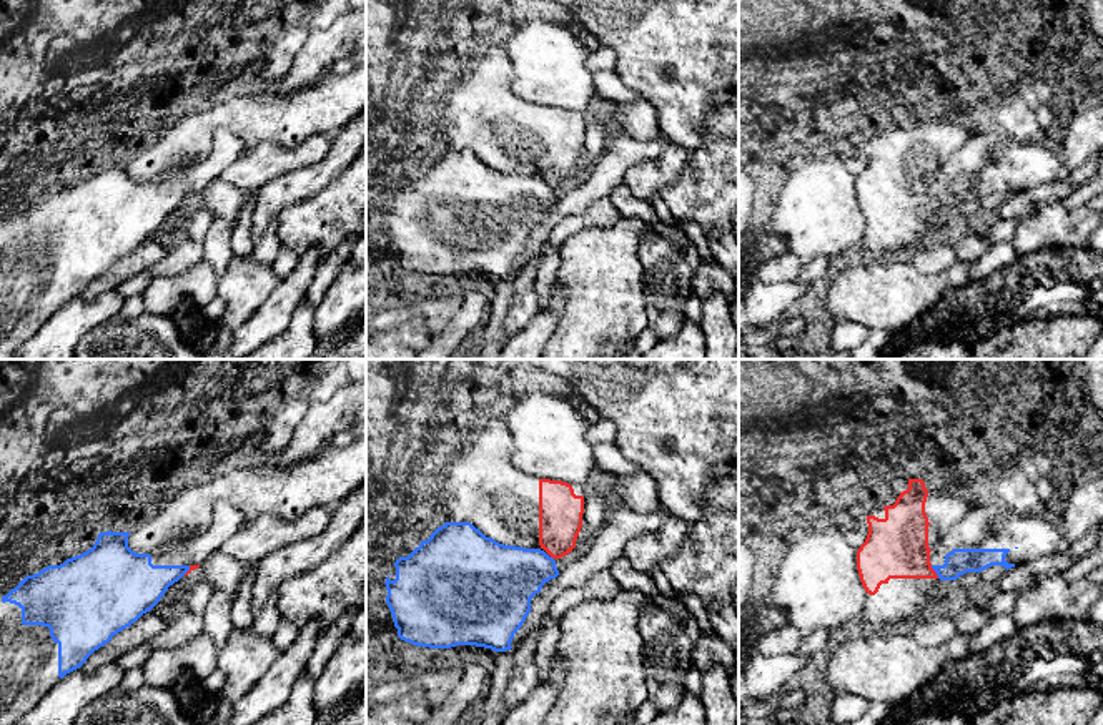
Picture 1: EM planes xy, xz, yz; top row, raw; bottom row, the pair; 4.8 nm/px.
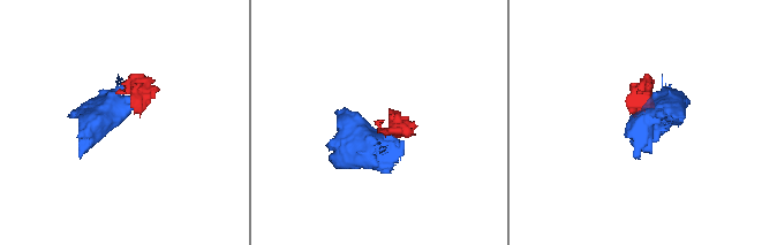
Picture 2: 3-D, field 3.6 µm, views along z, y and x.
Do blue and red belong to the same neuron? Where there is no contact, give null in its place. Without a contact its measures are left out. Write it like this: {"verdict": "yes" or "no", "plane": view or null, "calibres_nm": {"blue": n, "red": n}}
{"verdict": "no", "plane": "yz", "calibres_nm": {"blue": 130, "red": 300}}

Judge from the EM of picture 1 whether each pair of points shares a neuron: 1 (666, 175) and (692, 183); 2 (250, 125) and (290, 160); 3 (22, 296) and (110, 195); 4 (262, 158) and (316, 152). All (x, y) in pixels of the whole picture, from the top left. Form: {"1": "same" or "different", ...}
{"1": "different", "2": "different", "3": "same", "4": "same"}

